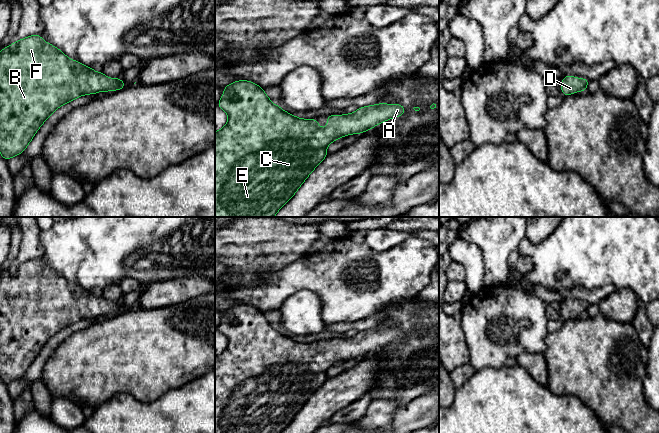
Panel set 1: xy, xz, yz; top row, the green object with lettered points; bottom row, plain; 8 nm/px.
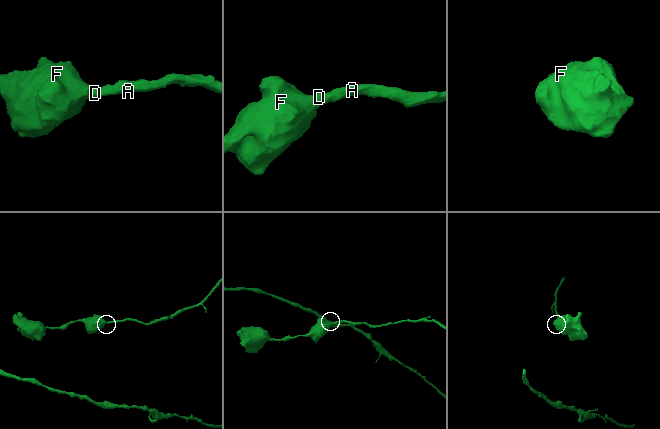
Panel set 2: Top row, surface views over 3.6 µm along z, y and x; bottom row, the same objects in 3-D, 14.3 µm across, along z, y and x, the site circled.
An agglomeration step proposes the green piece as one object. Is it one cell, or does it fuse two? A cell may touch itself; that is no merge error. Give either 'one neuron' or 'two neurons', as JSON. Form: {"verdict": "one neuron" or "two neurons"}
{"verdict": "one neuron"}

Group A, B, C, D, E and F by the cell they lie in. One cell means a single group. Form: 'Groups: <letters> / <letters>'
Groups: A B C D E F

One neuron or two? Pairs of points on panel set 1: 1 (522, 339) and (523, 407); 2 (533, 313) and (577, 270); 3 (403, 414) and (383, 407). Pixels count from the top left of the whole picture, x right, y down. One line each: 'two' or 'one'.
1: two
2: two
3: two

